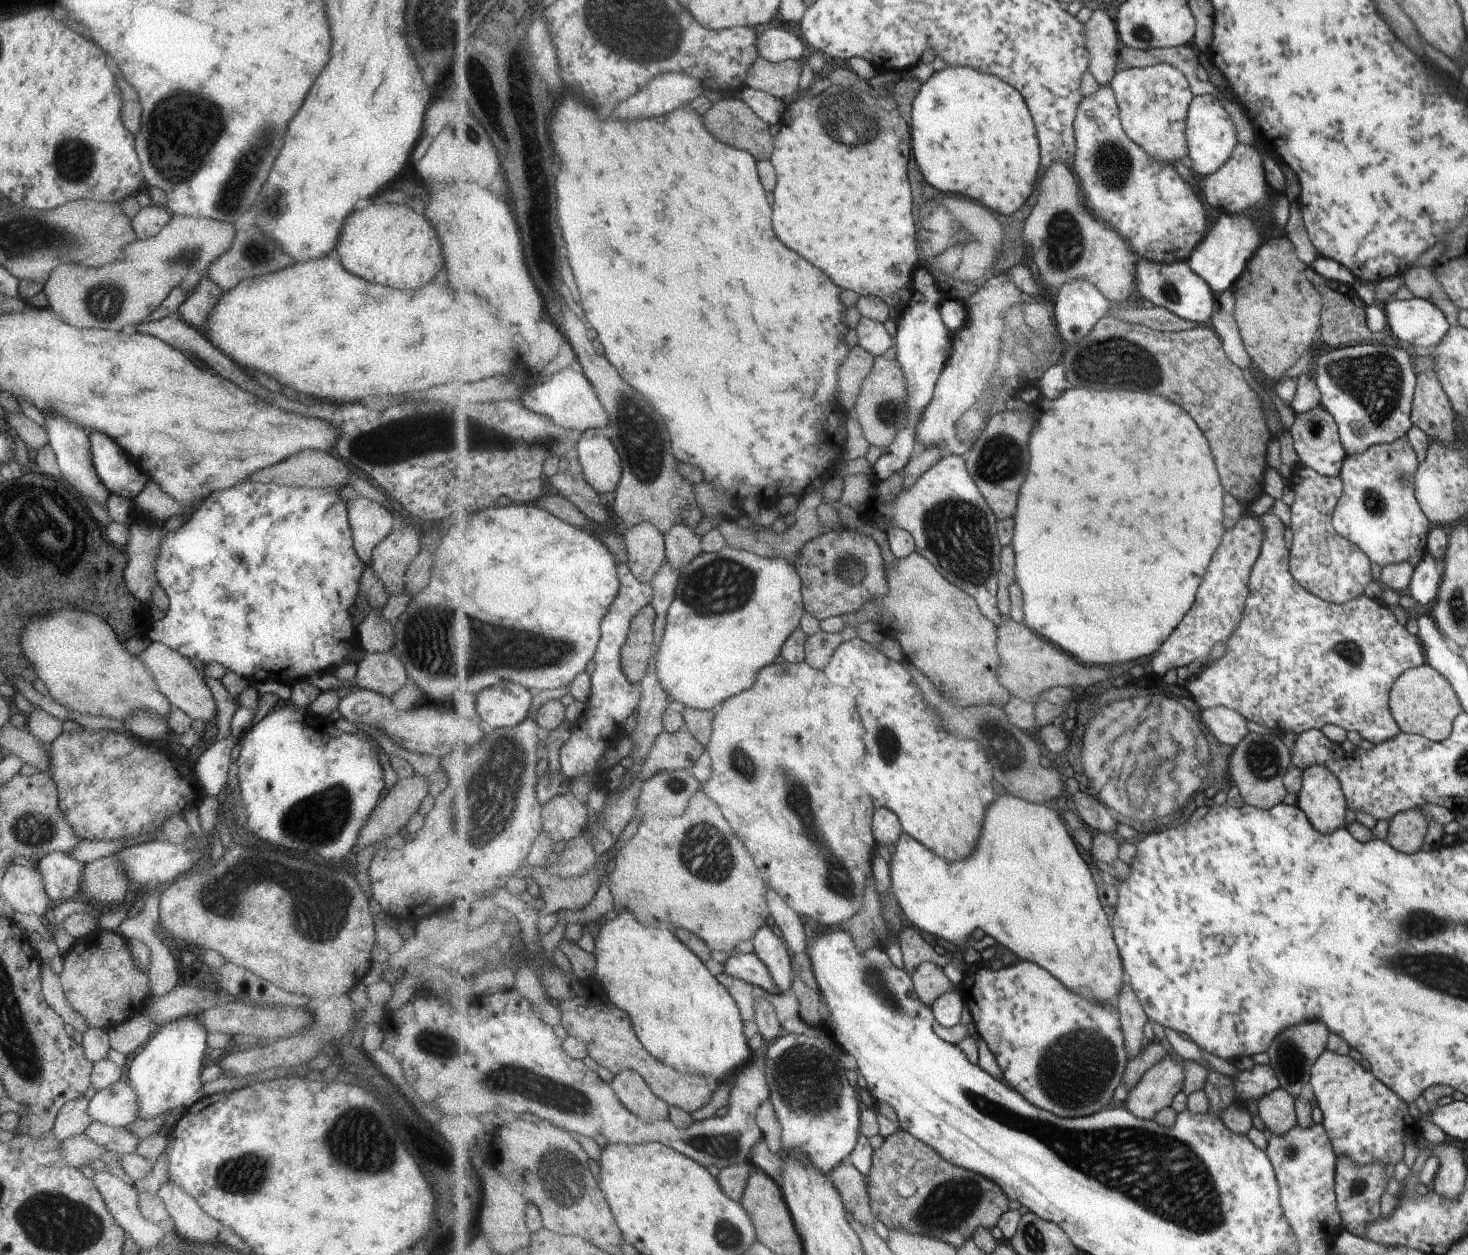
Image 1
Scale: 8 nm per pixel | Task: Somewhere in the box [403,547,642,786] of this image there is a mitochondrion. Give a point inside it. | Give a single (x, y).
(491, 645)

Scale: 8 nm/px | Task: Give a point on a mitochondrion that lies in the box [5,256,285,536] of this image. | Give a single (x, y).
(104, 303)

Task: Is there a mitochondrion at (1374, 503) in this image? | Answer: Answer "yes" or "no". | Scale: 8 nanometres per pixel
yes

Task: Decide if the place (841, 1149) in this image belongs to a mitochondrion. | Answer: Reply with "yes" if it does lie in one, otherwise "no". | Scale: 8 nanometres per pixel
no

